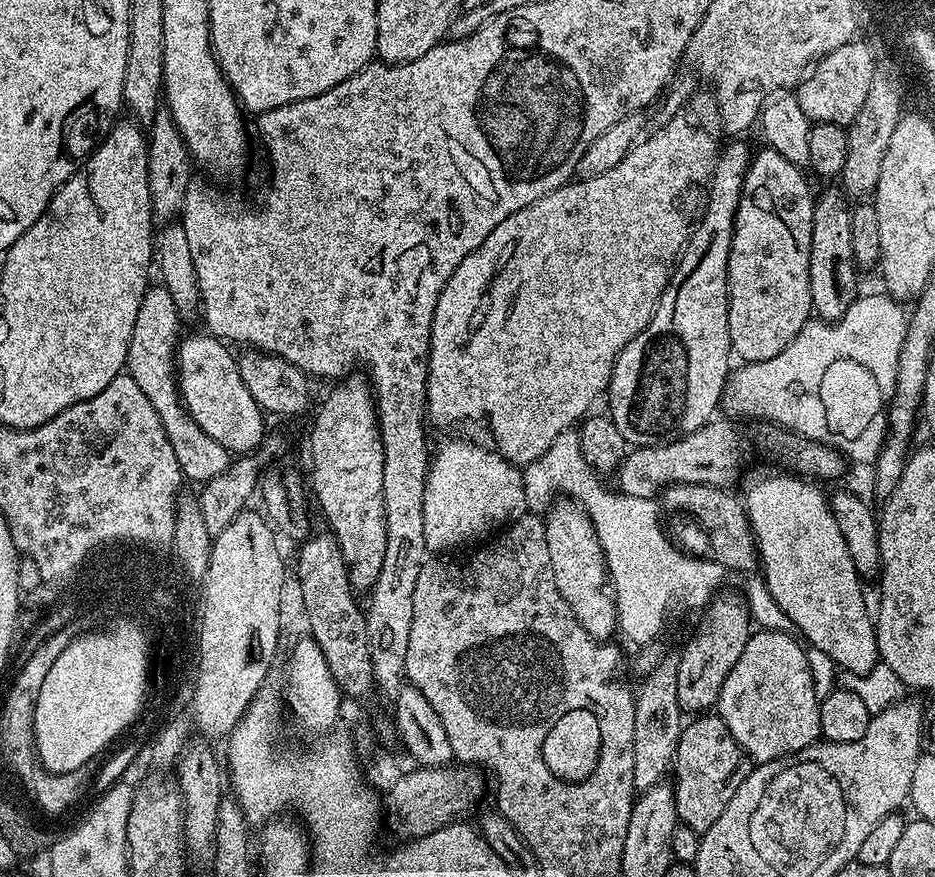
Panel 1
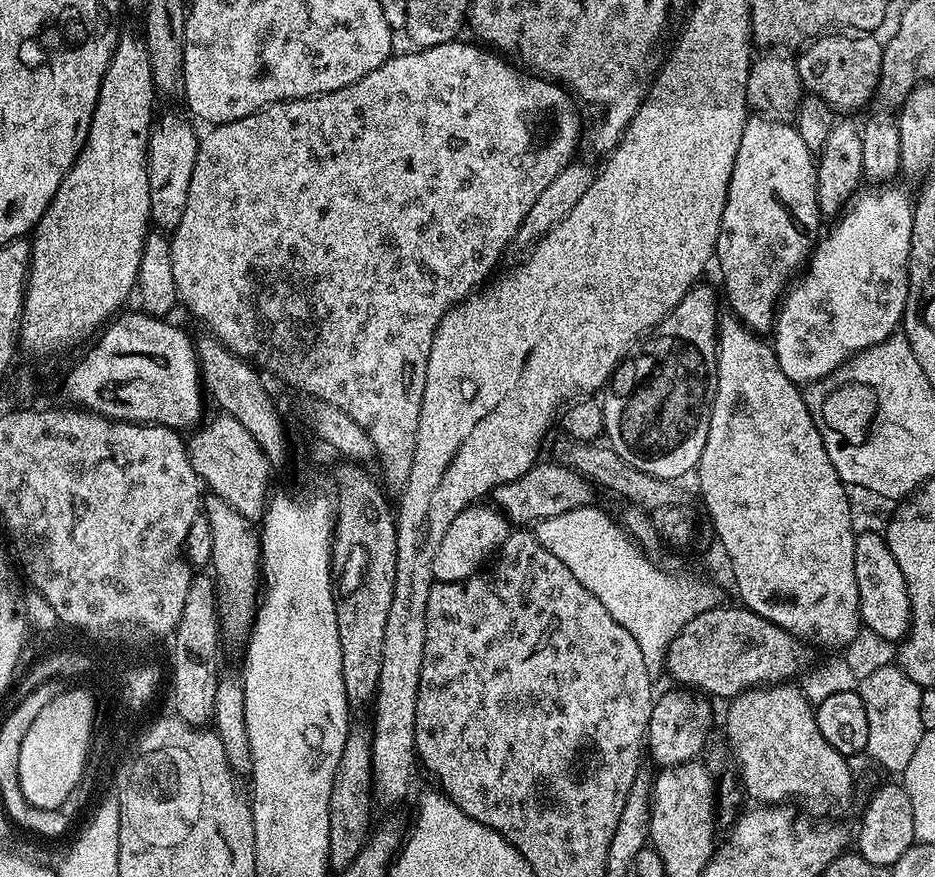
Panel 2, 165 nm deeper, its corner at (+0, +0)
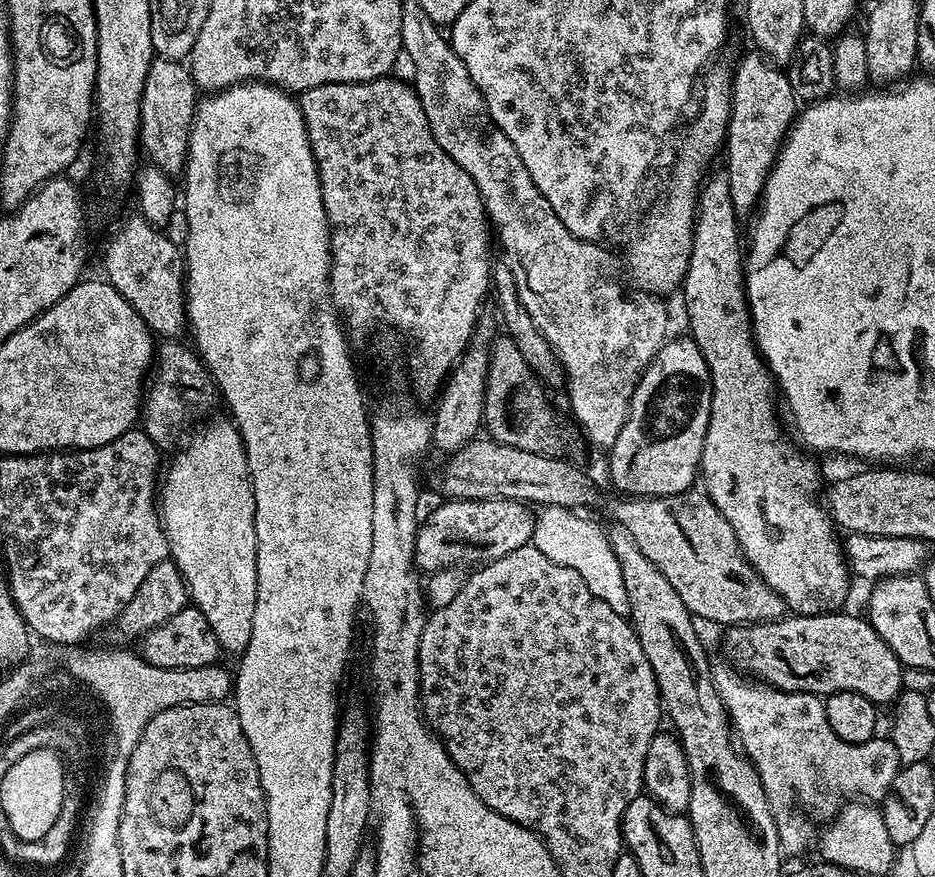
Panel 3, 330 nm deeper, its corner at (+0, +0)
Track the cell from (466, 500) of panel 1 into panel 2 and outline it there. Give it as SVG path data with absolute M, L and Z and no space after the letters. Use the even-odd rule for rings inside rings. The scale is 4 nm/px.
M477 502L470 508L464 508L450 522L450 530L442 537L442 546L438 546L438 554L434 554L432 569L439 582L458 582L485 567L486 562L493 559L494 553L506 542L510 531L510 521L499 508L487 503Z

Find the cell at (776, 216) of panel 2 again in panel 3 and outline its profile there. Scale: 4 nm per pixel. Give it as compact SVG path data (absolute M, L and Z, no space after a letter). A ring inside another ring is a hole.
M752 50L740 60L730 76L732 82L732 117L728 119L729 194L737 210L744 210L761 199L764 181L786 139L786 133L797 115L798 97L787 75L767 56ZM793 115L793 116L792 116ZM756 200L756 201L755 201Z

